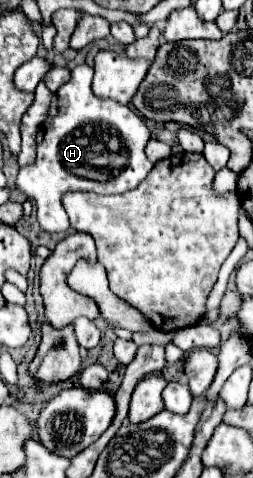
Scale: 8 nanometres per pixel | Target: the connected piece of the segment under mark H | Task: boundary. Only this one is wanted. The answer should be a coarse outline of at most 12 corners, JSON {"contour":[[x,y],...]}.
{"contour":[[70,70],[16,186],[42,230],[64,192],[124,194],[148,176],[150,130]]}

